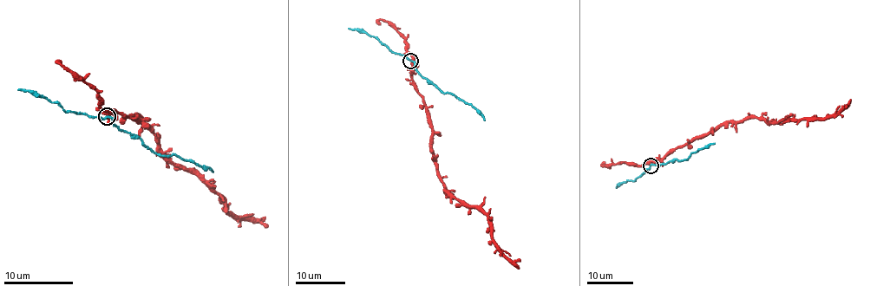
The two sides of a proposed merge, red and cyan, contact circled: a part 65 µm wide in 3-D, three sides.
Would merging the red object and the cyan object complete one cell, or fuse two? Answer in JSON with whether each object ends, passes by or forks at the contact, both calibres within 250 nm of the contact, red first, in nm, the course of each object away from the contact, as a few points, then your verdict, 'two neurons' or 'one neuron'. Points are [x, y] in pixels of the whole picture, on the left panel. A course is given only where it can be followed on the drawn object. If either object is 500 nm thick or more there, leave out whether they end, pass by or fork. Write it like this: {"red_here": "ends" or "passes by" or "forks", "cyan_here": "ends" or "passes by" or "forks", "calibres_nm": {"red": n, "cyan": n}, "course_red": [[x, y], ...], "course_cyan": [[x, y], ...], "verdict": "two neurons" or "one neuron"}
{"red_here": "passes by", "cyan_here": "passes by", "calibres_nm": {"red": 360, "cyan": 180}, "course_red": [[106, 117], [114, 113], [138, 121], [137, 116], [173, 162], [195, 170], [226, 213], [257, 221], [265, 217]], "course_cyan": [[106, 117], [111, 118], [115, 126], [137, 136], [154, 153], [175, 154], [212, 172]], "verdict": "two neurons"}

